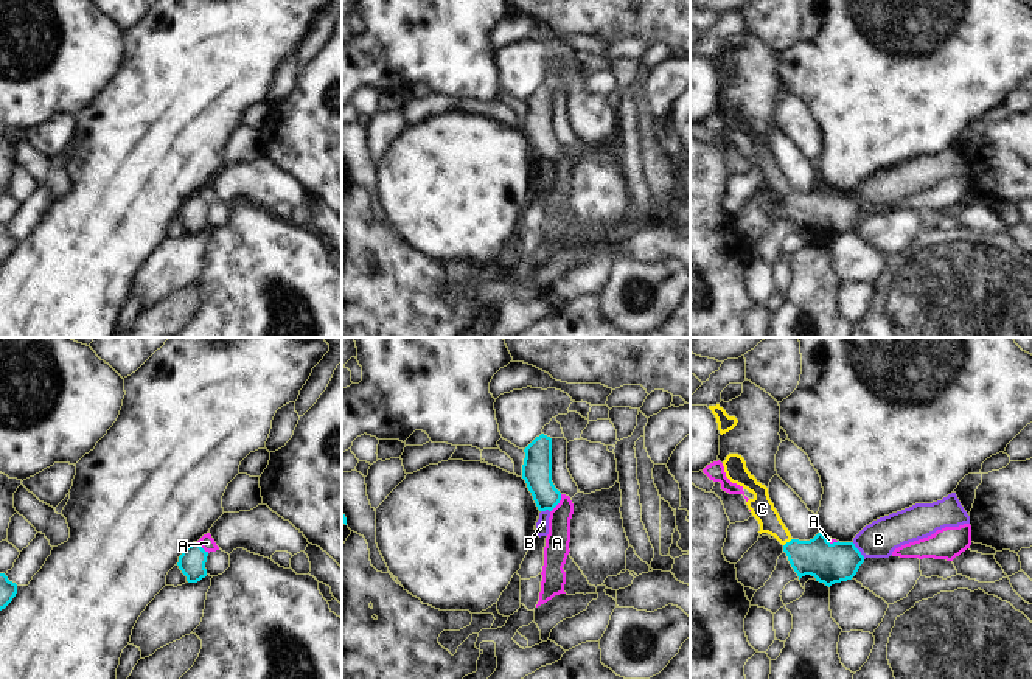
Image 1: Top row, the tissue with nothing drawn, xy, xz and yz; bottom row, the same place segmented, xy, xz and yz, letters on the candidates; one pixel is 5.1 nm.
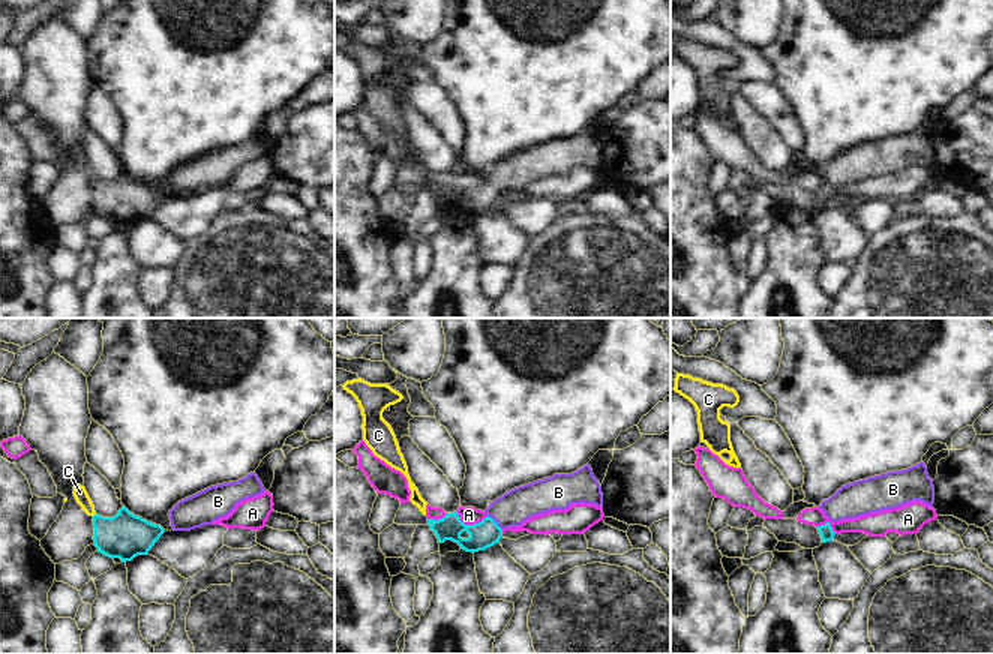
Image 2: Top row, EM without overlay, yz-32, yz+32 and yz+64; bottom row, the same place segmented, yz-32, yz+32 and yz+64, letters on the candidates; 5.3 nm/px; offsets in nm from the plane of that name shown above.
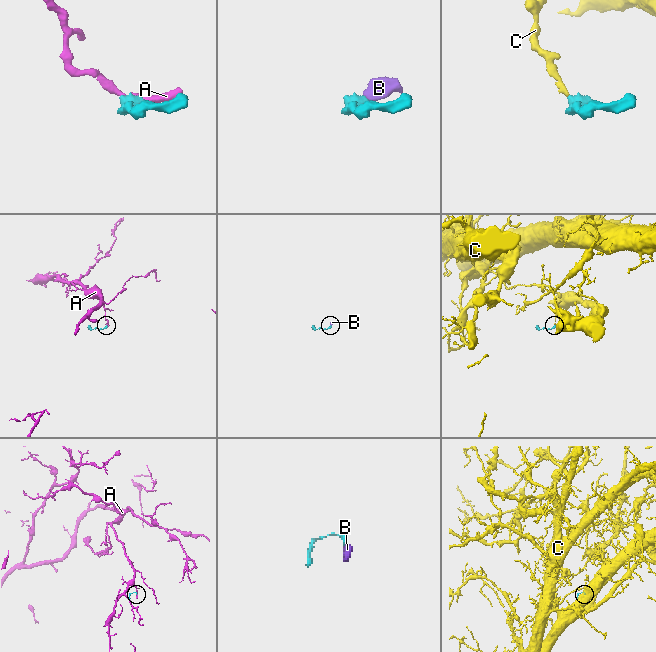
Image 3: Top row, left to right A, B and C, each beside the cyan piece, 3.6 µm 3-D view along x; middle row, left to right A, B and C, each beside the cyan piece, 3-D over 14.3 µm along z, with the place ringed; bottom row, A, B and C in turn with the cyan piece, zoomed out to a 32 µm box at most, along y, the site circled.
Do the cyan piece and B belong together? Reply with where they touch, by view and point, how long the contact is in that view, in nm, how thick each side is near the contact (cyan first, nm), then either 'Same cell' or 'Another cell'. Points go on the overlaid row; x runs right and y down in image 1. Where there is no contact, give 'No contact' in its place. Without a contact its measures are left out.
Touches cyan at yz (858, 550). Shared border 110 nm. Thickness 200 nm (cyan) against 190 nm. Same cell

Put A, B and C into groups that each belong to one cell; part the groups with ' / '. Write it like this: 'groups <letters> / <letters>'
groups A / B C

